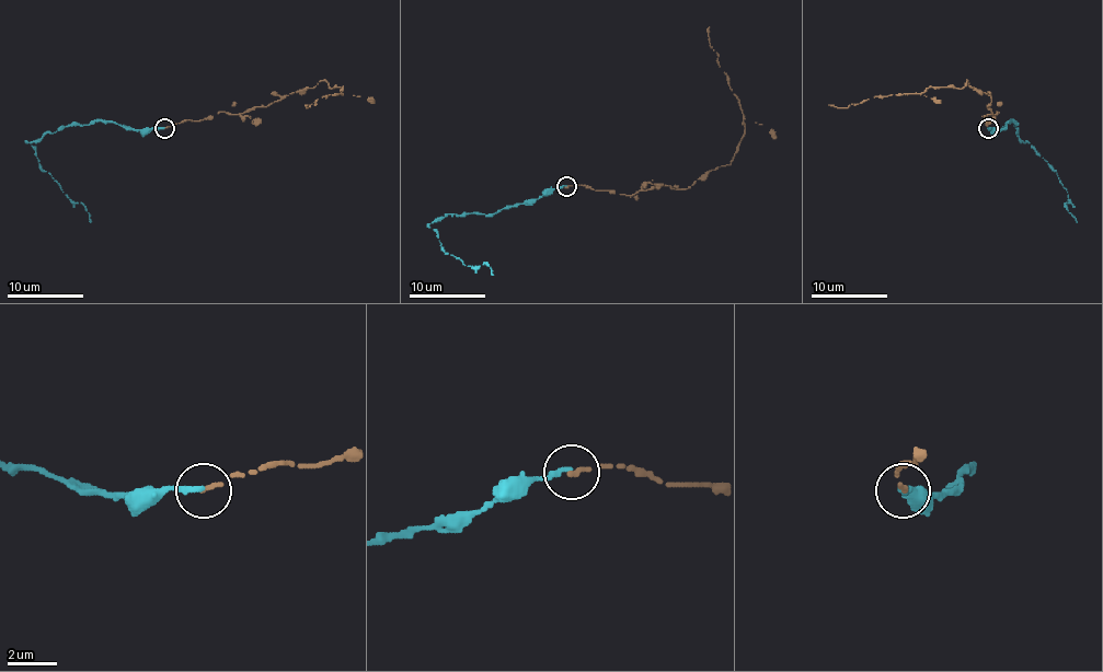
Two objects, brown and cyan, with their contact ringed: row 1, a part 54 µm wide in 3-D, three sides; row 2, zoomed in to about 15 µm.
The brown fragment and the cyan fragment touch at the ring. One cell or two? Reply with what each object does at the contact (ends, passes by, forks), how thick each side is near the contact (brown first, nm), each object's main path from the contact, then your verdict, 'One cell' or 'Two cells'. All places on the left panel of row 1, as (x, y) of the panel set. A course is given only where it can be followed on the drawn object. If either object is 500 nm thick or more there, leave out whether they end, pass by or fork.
At the ring brown ends. At the ring cyan ends. Thickness 190 nm (brown) against 280 nm. Course of brown: (164, 128), (221, 111), (237, 115), (266, 107), (320, 81), (342, 87), (341, 94), (307, 105). Course of cyan: (164, 128), (136, 129), (96, 120), (68, 124), (26, 141), (70, 199), (81, 201), (91, 222). Two cells

